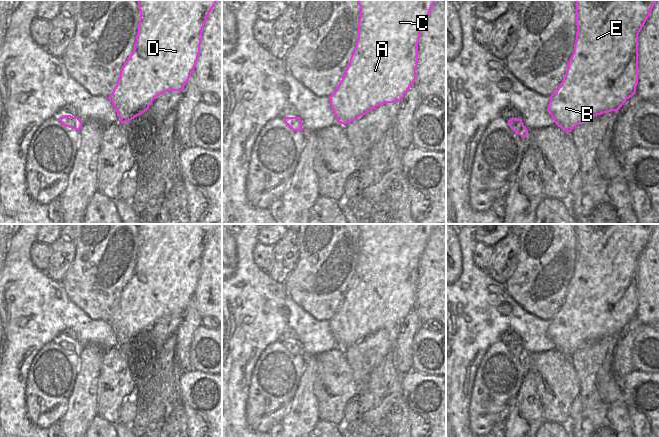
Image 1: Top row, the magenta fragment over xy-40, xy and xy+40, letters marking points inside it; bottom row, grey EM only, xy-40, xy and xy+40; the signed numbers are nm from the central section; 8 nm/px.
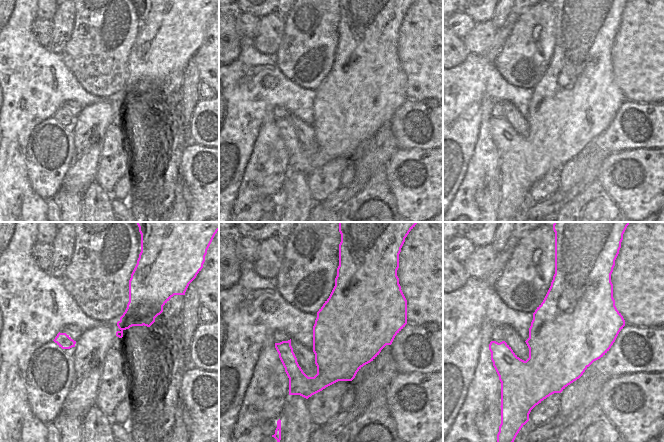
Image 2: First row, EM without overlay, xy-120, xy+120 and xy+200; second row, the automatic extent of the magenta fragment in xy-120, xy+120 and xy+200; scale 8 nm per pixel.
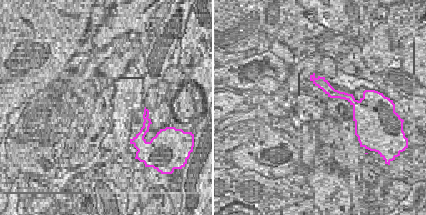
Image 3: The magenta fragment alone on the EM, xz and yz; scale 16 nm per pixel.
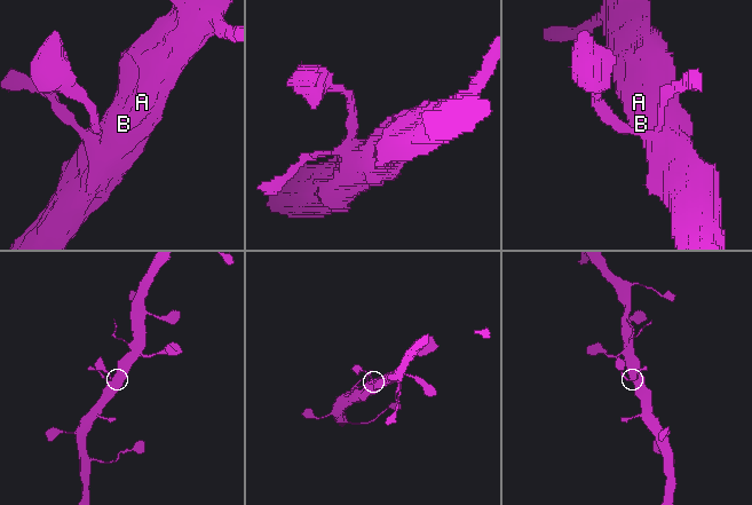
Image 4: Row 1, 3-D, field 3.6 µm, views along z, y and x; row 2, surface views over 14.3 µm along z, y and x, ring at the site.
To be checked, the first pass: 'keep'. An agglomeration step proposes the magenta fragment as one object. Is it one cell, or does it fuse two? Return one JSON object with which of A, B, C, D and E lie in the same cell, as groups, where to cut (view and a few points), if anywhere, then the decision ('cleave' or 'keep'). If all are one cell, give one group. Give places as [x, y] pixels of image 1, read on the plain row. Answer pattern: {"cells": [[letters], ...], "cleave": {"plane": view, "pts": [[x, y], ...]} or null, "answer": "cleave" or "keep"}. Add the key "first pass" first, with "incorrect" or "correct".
{"first pass": "correct", "cells": [["A", "B", "C", "D", "E"]], "cleave": null, "answer": "keep"}

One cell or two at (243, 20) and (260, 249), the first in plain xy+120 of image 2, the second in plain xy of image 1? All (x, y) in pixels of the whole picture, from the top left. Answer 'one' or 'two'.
one

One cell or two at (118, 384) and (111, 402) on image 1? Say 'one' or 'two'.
one

